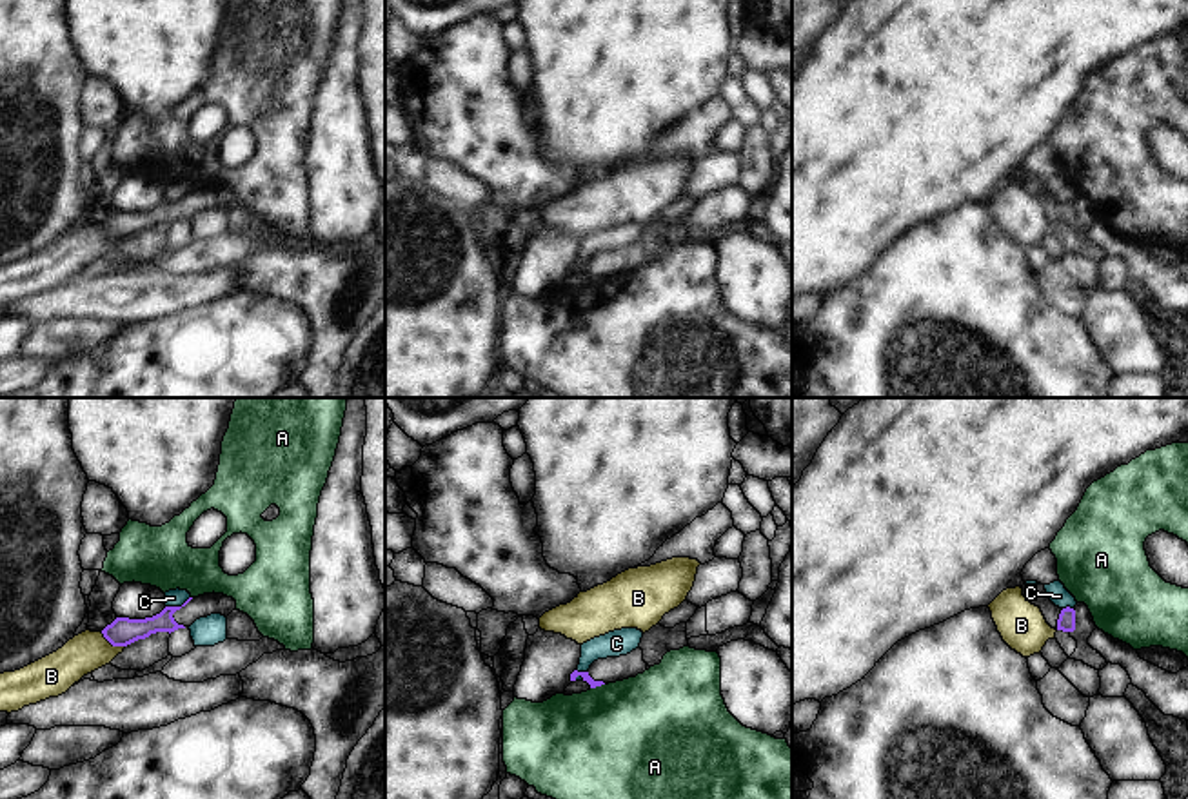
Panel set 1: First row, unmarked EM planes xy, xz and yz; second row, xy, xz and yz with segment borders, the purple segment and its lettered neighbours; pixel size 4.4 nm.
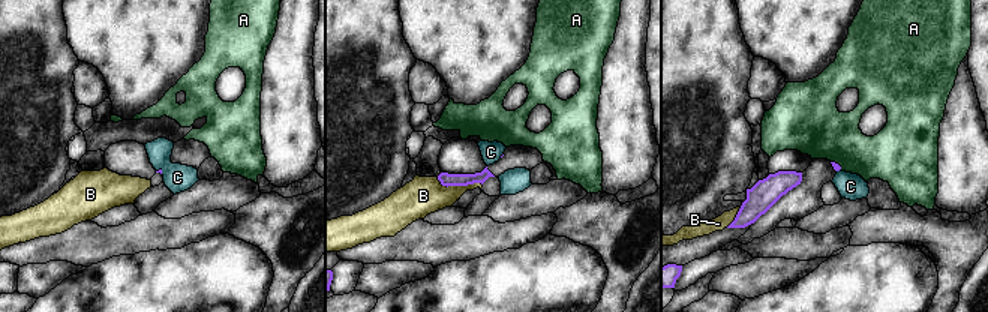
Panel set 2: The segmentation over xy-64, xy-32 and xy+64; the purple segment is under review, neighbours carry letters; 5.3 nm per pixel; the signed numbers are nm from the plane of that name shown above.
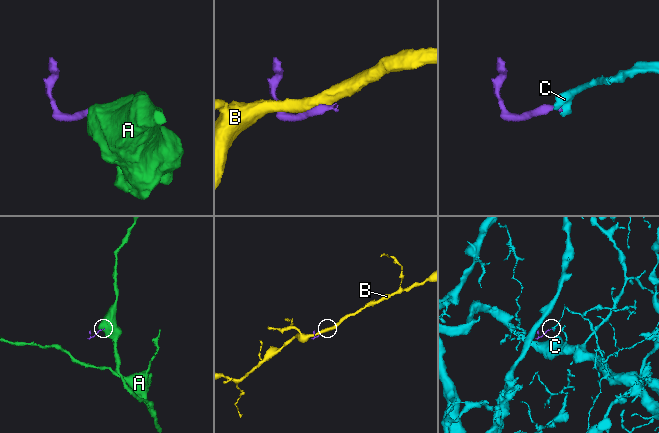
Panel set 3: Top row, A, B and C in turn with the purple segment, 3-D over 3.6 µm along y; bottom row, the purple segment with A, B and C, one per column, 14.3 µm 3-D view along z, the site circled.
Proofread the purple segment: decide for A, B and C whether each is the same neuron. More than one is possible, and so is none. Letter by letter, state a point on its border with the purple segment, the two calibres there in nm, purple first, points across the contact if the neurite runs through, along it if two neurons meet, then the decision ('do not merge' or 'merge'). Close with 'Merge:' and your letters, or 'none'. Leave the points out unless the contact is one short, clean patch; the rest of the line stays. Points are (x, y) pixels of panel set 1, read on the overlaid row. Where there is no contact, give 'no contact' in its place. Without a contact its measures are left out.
A: xz (596, 685) | 40/480 nm | along xz (603, 683), (591, 689) | do not merge
B: xy (115, 645) | 120/180 nm | do not merge
C: xy (177, 607) | 120/80 nm | along xy (189, 596), (180, 605), (166, 607) | do not merge
Merge: none

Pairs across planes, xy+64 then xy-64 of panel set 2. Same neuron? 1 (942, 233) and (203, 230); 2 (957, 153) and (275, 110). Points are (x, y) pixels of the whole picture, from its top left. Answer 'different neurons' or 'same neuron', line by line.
1: different neurons
2: same neuron

